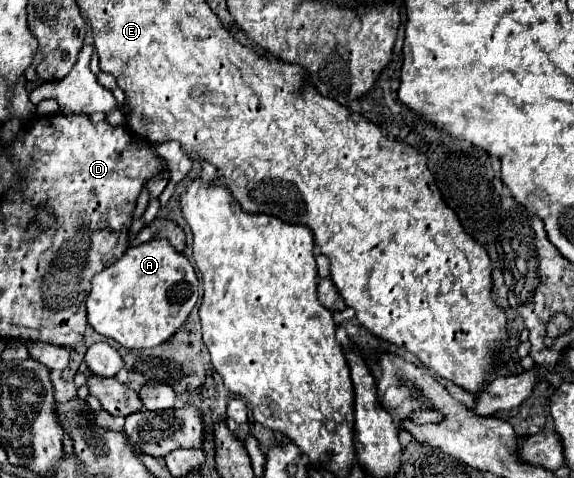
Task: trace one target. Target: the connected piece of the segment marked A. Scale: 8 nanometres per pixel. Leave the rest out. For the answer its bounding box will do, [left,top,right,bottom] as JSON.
[87,239,199,349]

